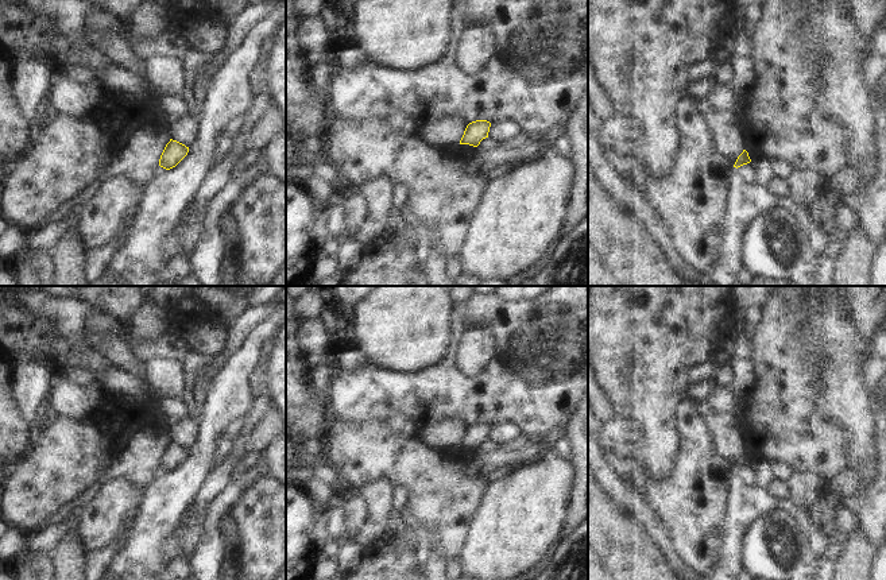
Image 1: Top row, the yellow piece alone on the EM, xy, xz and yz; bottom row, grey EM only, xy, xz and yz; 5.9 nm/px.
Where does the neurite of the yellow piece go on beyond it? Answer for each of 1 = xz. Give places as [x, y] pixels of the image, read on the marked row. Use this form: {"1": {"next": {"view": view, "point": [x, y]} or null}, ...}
{"1": {"next": null}}

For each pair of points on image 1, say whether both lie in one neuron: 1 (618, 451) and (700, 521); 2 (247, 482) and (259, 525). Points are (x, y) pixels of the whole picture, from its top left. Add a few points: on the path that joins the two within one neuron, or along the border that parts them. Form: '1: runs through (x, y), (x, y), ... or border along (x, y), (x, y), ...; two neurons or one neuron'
1: runs through (633, 474), (647, 488), (677, 499); one neuron
2: border along (264, 472), (244, 491); two neurons

